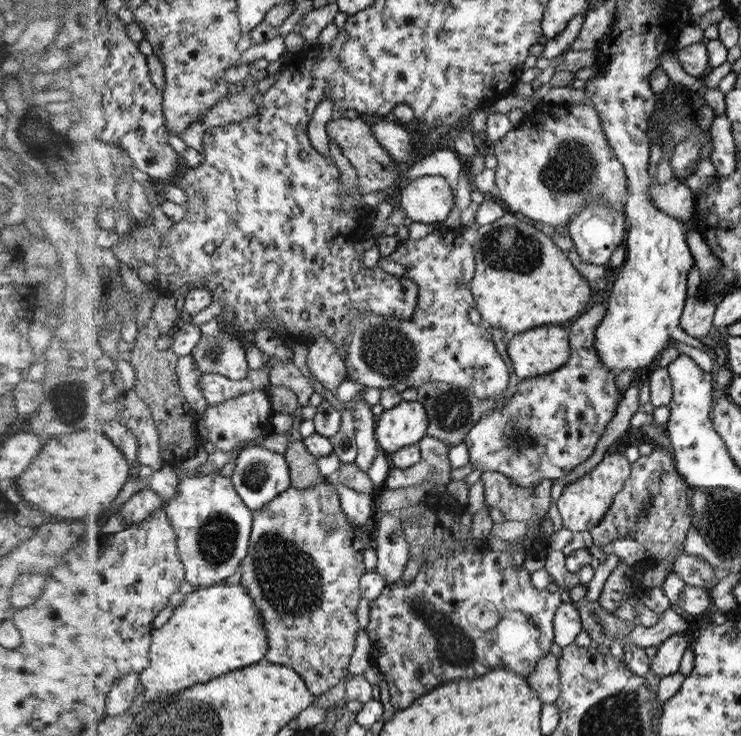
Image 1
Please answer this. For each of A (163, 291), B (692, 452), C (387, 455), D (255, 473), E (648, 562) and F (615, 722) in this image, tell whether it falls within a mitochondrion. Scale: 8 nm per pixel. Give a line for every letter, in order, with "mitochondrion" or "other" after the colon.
A: other
B: other
C: other
D: mitochondrion
E: other
F: mitochondrion

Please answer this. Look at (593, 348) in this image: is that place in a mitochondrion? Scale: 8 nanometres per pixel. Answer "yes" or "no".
no

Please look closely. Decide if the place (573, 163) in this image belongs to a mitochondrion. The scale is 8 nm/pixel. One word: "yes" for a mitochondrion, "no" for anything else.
yes

